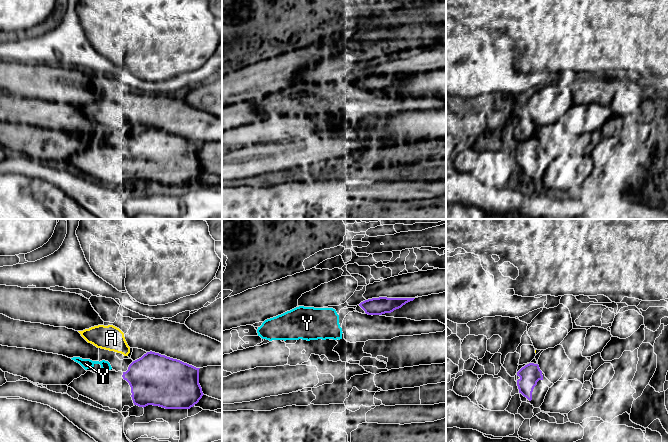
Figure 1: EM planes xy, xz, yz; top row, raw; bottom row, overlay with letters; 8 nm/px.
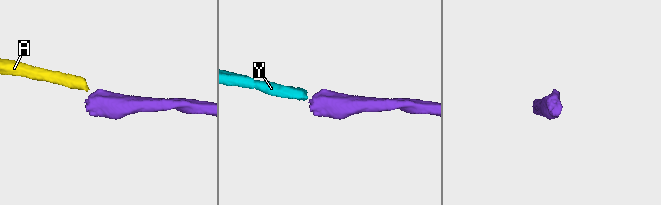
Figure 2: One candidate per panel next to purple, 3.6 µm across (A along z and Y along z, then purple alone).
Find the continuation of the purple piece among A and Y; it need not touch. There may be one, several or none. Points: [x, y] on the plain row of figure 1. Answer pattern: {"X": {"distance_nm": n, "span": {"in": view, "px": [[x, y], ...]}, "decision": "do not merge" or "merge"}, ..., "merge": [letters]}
{"A": {"distance_nm": 70, "span": {"in": "xy", "px": [[133, 137], [127, 131]]}, "decision": "do not merge"}, "Y": {"distance_nm": 100, "span": {"in": "xy", "px": [[123, 148], [111, 144]]}, "decision": "do not merge"}, "merge": []}

